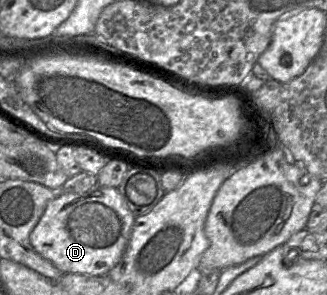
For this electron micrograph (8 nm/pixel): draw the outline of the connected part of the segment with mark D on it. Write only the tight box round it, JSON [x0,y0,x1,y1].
[30,185,136,274]

